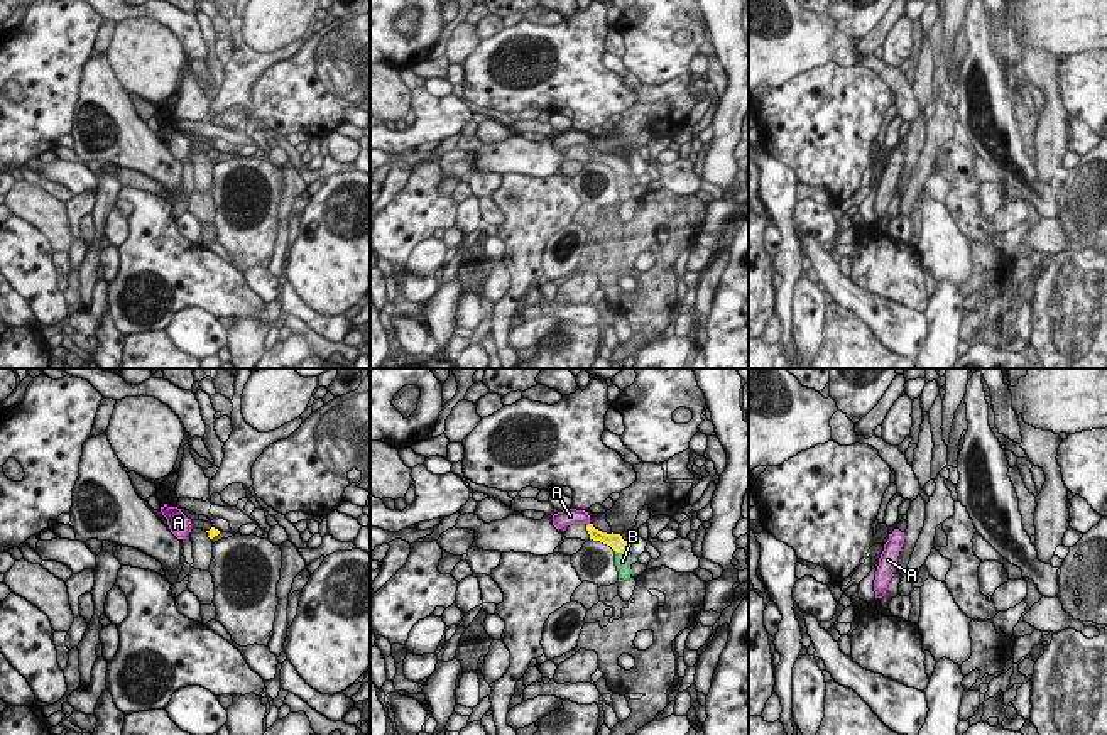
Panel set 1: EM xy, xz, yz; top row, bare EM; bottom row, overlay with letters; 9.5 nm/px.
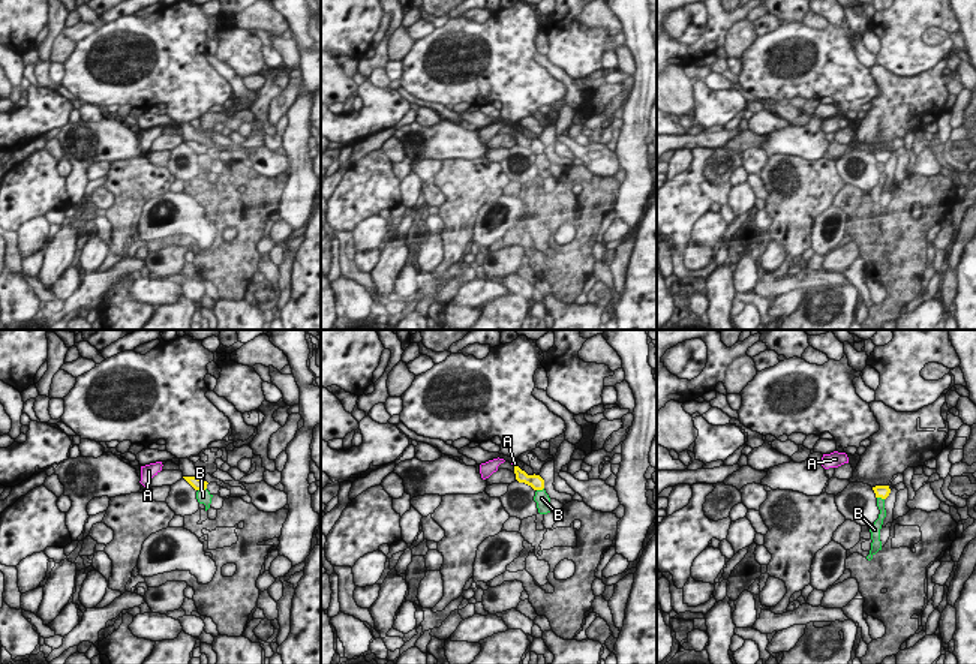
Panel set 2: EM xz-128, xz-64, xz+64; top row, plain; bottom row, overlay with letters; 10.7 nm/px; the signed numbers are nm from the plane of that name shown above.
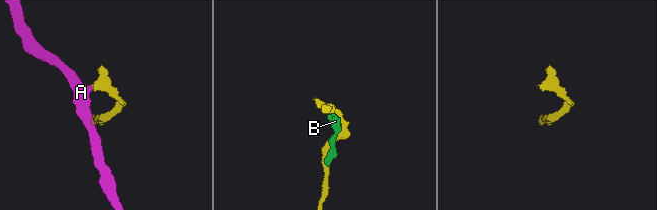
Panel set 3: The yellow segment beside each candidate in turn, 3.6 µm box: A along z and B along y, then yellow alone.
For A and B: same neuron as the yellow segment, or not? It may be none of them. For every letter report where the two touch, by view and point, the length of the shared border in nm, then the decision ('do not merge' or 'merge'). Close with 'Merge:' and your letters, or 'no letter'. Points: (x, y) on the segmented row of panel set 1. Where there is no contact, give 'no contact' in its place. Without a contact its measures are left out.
A: xy (210, 534) | 60 nm | merge
B: xz (622, 553) | 150 nm | do not merge
Merge: A

